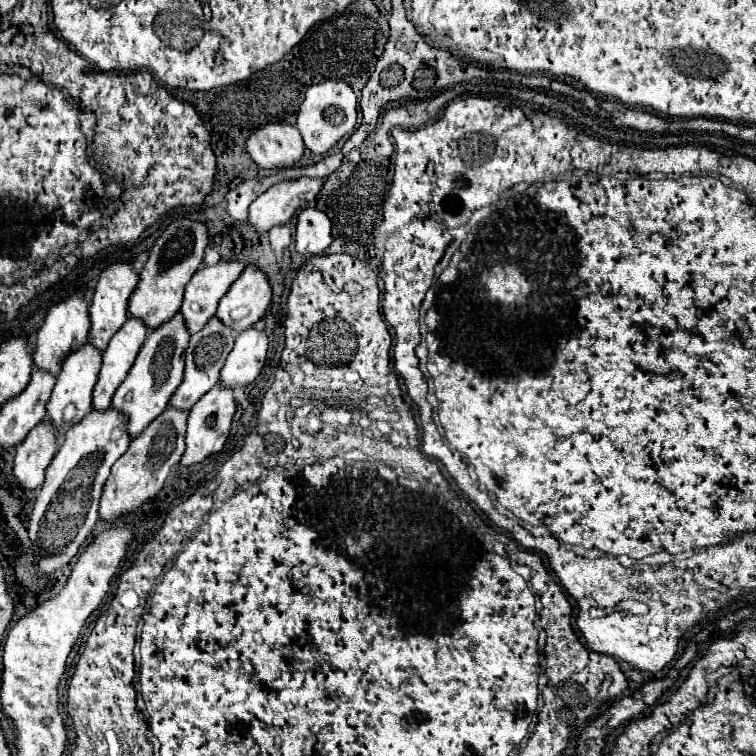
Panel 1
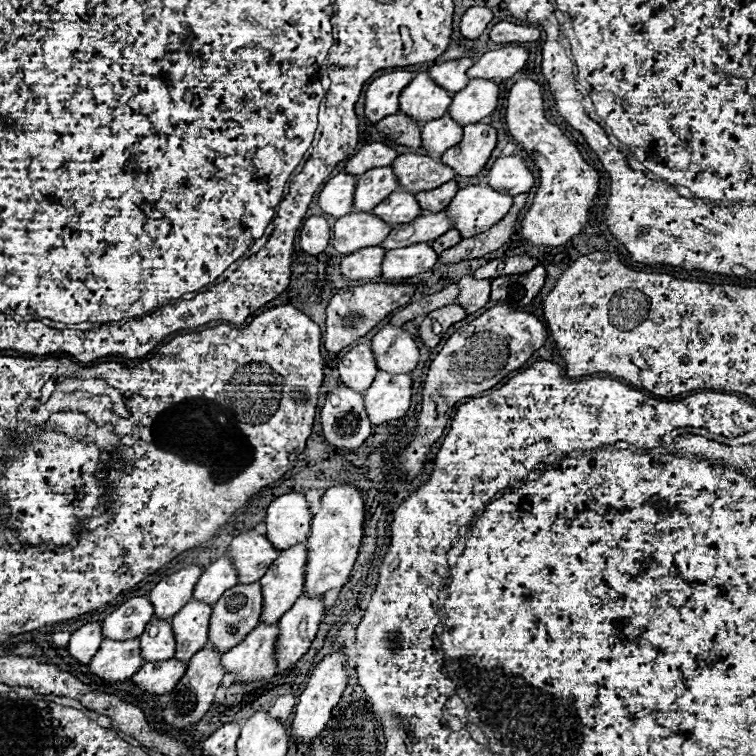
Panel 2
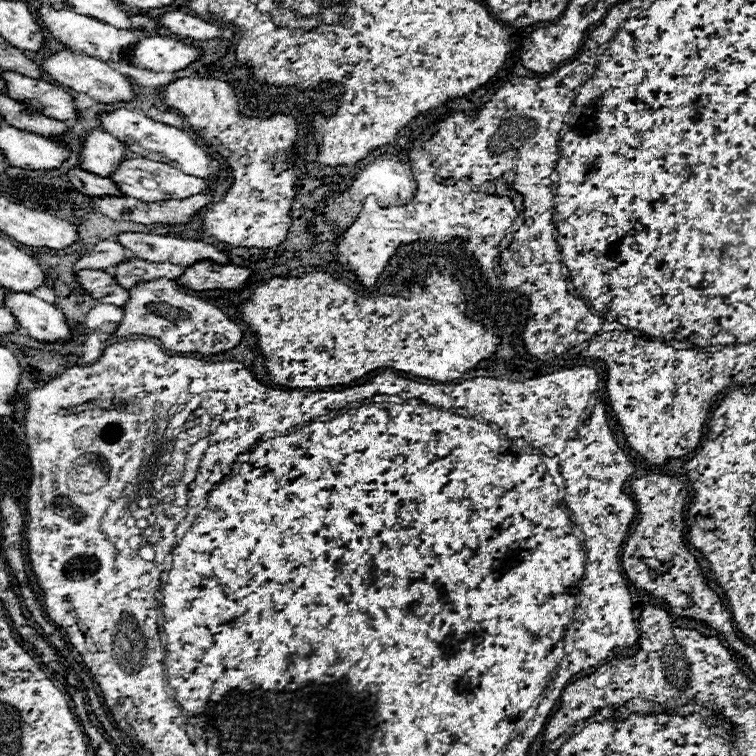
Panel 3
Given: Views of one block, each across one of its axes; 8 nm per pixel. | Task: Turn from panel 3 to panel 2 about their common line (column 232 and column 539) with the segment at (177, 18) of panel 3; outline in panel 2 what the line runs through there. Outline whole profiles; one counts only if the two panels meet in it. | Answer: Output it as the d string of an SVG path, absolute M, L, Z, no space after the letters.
M498 22L490 30L490 40L498 44L510 44L510 42L534 42L540 38L540 30L532 26L520 26L510 22Z

